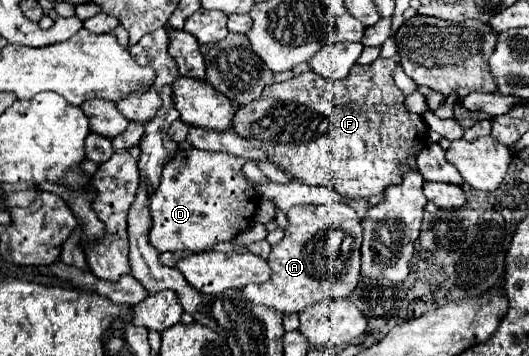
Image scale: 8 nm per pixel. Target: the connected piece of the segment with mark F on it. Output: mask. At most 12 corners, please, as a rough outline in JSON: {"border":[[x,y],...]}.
{"border":[[393,58],[305,72],[233,130],[305,184],[369,198],[429,144]]}

